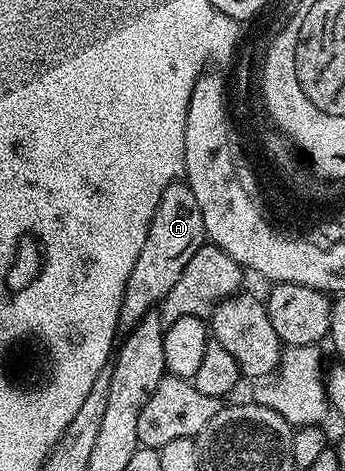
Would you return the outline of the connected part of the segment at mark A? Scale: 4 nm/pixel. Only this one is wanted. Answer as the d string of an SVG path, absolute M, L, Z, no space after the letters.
M184 180L172 181L167 191L163 191L159 207L155 207L155 215L147 231L147 243L143 243L143 251L139 251L139 259L135 259L131 279L127 279L123 303L119 307L118 330L134 329L146 314L160 306L167 291L171 291L179 275L183 275L183 267L187 267L191 255L195 255L195 251L199 251L199 247L206 244L206 241L203 211L199 211L195 191L191 191L191 187L185 184Z

